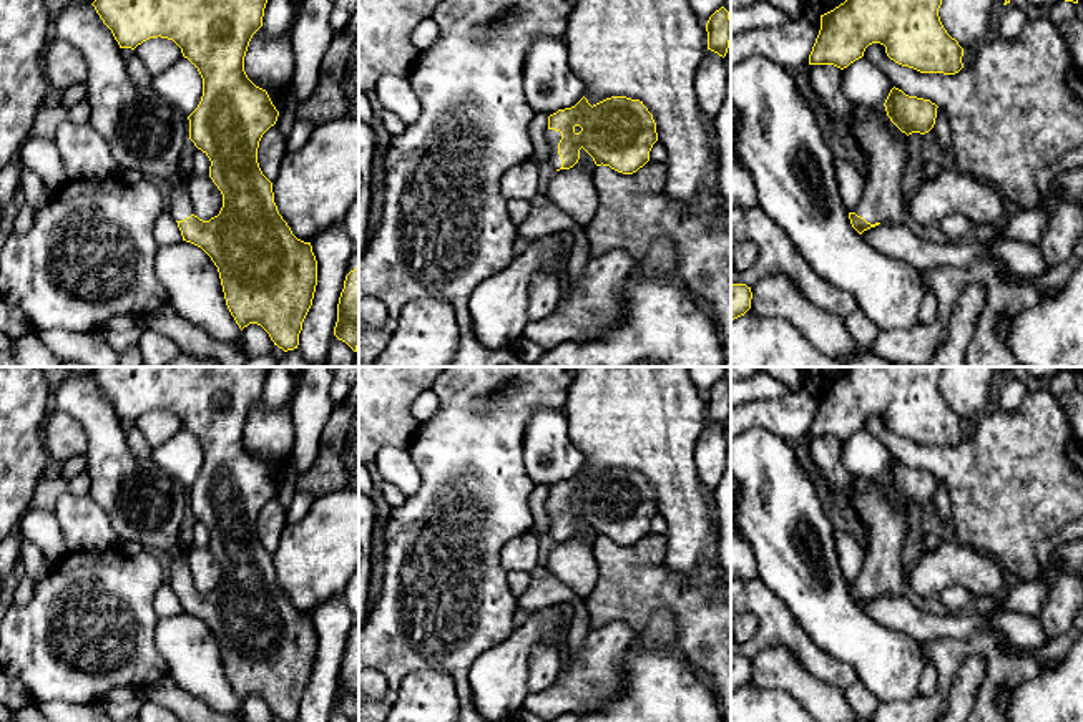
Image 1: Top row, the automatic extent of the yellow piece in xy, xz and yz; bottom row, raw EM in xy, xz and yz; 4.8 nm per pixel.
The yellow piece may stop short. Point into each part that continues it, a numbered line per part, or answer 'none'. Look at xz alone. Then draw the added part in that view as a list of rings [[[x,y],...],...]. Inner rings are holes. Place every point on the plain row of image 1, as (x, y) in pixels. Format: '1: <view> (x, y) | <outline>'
1: xz (553, 508) | [[[546,501],[546,513],[548,513],[548,518],[550,518],[550,536],[555,541],[561,539],[561,529],[558,526],[560,511],[561,511],[561,505],[560,503]]]

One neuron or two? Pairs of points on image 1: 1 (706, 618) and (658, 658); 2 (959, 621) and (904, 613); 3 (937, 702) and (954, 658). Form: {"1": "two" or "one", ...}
{"1": "two", "2": "one", "3": "one"}

